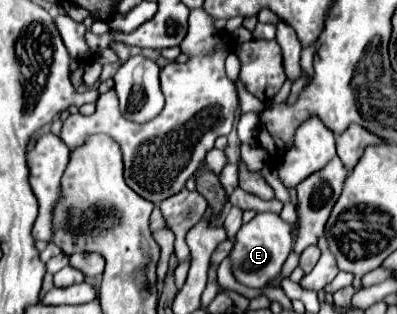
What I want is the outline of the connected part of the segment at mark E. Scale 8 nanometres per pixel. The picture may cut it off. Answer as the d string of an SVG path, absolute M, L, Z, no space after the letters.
M261 212L251 222L243 224L241 230L235 236L235 246L229 254L233 276L239 284L245 284L249 288L263 288L271 280L275 280L281 274L281 268L293 250L293 238L291 228L287 222L283 222L273 212Z

